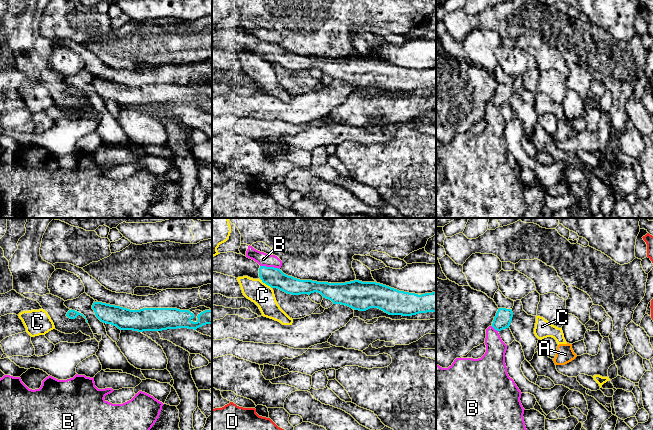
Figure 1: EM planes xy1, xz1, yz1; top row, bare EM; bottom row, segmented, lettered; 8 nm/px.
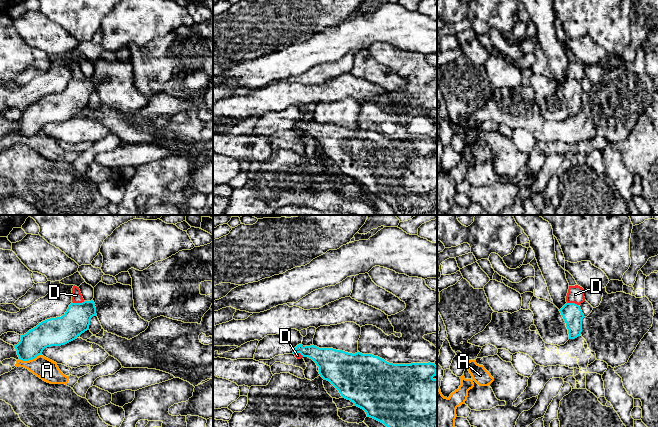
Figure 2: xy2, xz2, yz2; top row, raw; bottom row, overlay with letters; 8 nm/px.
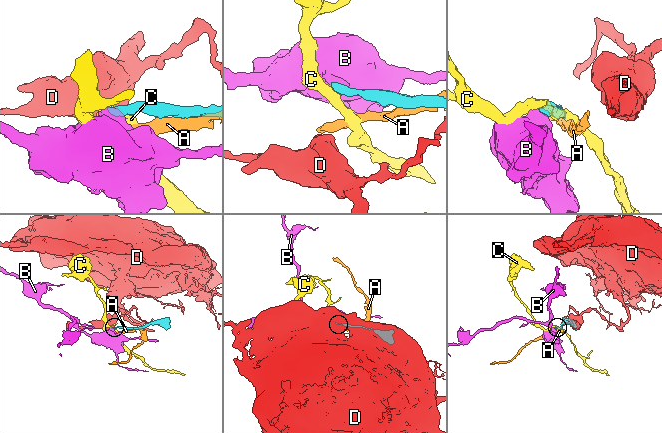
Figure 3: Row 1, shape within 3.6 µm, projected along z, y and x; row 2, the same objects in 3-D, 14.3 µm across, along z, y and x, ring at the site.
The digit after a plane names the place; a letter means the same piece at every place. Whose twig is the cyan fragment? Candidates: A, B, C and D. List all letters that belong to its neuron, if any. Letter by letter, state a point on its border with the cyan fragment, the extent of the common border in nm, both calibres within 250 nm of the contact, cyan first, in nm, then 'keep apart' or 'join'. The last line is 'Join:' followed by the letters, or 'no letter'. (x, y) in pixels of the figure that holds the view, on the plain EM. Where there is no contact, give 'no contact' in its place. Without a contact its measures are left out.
A: xy2 (30, 135) | 180 nm | 200/170 nm | keep apart
B: xz1 (269, 43) | 160 nm | 160/110 nm | keep apart
C: xz1 (266, 60) | 120 nm | 160/180 nm | keep apart
D: xy2 (78, 79) | 100 nm | 220/80 nm | keep apart
Join: no letter

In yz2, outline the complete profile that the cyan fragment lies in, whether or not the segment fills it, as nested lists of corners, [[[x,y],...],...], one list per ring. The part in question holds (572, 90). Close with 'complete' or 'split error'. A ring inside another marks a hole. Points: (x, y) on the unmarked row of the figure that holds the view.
[[[566,79],[559,87],[566,99],[569,115],[575,115],[580,112],[582,95],[584,94],[580,82],[575,79]]]; complete

